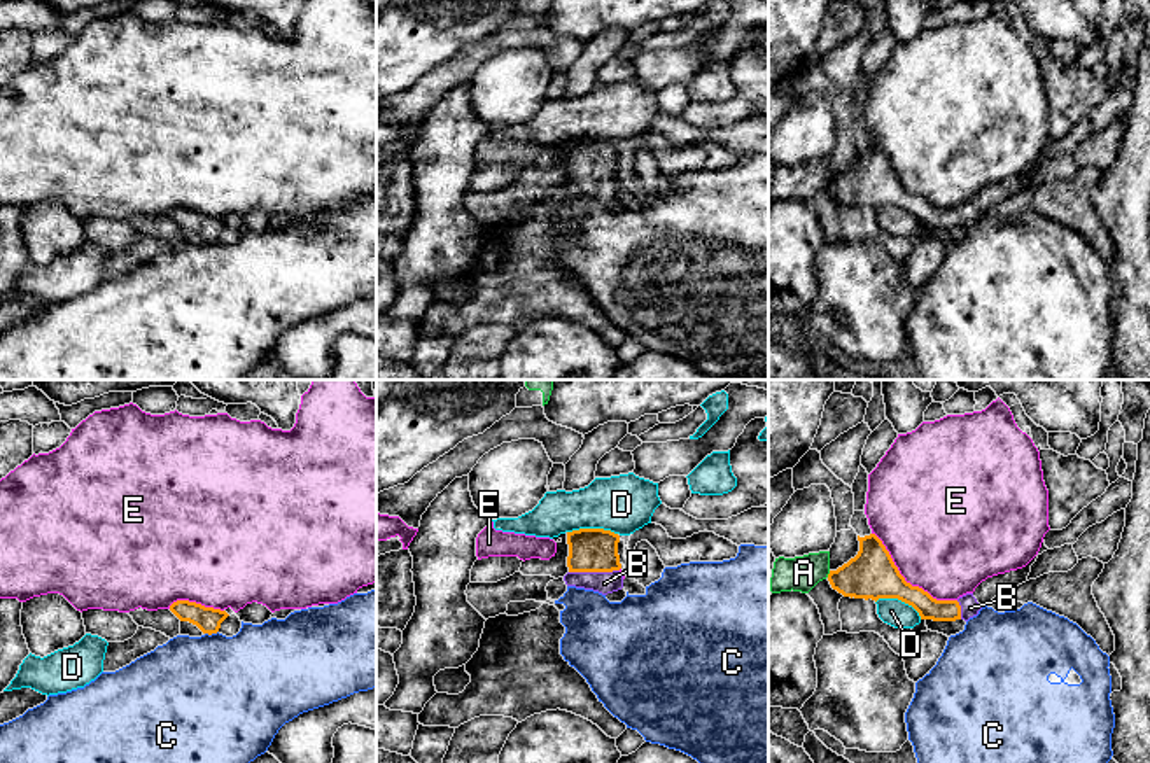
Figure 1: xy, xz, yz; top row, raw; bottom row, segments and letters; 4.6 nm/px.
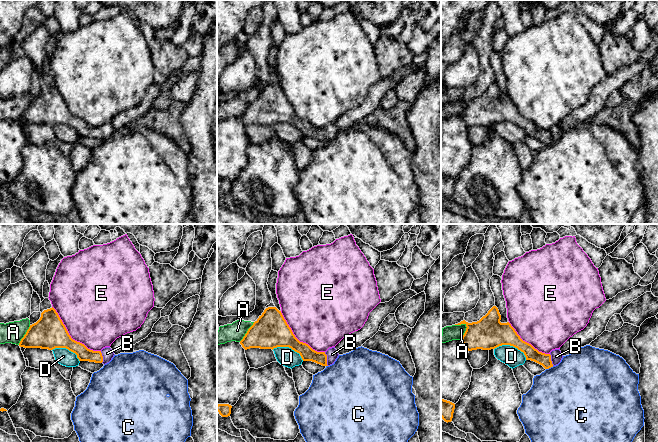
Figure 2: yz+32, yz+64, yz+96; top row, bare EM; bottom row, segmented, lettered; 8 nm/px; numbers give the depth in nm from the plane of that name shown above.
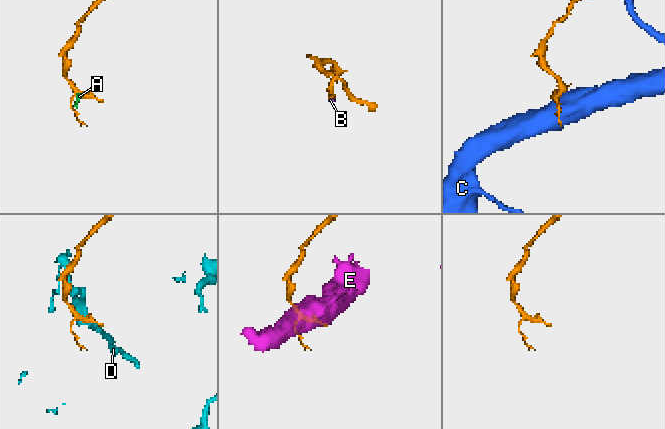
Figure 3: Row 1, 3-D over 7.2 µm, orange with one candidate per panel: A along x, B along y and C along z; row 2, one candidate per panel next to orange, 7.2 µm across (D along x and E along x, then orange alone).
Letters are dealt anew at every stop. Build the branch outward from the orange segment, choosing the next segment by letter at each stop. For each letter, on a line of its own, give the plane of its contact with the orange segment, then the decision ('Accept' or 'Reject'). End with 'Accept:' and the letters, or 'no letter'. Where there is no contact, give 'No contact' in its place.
A: Touches orange in yz. Reject
B: Touches orange in xz. Accept
C: Touches orange in xy. Reject
D: Touches orange in xz. Reject
E: Touches orange in yz. Reject
Accept: B

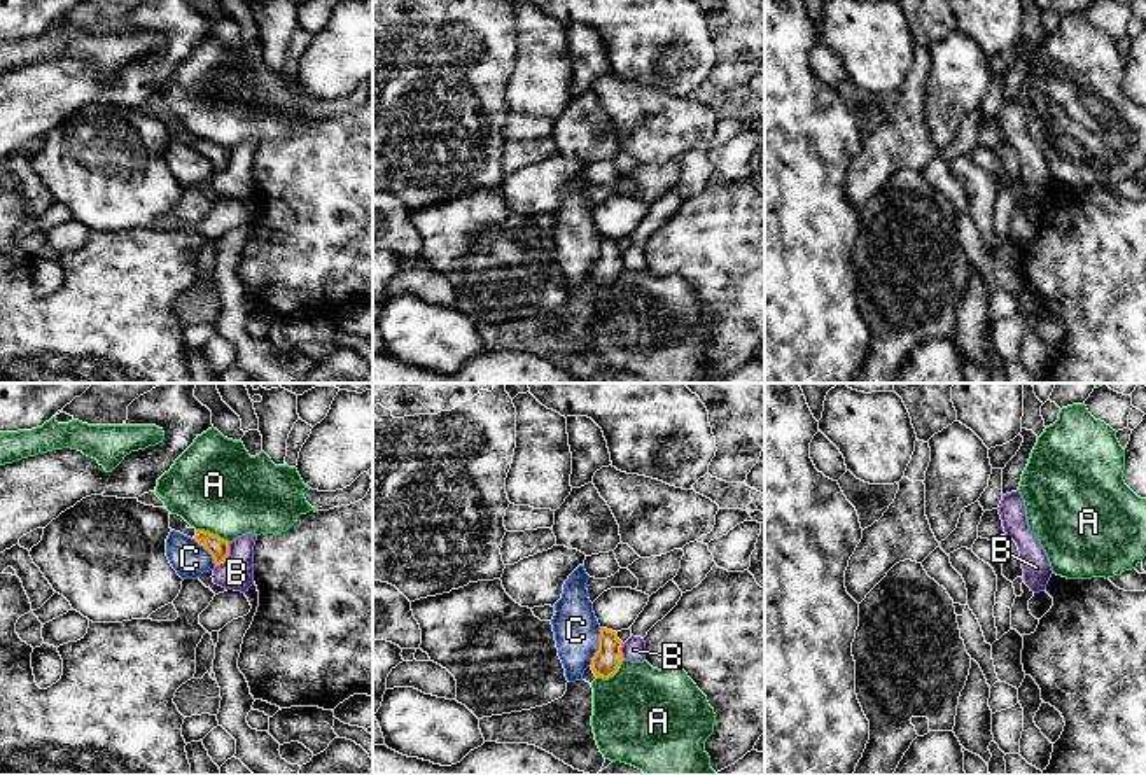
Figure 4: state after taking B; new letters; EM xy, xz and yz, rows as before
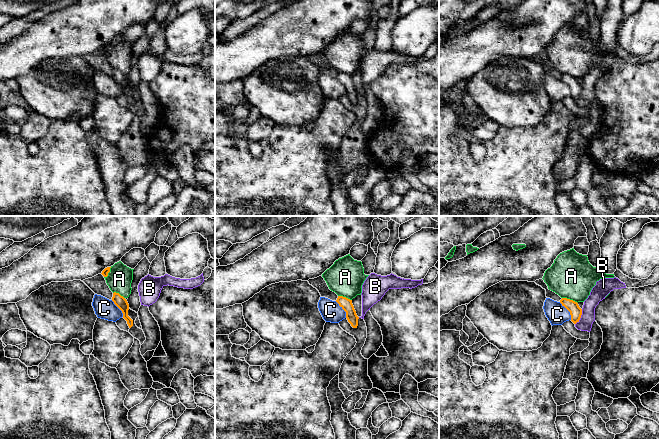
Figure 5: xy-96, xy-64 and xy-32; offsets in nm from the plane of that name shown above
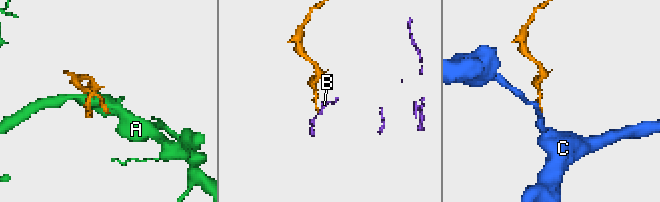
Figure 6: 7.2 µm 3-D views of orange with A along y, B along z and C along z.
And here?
A: Touches orange in xy. Reject
B: Touches orange in xy. Reject
C: Touches orange in xz. Reject
Accept: no letter

